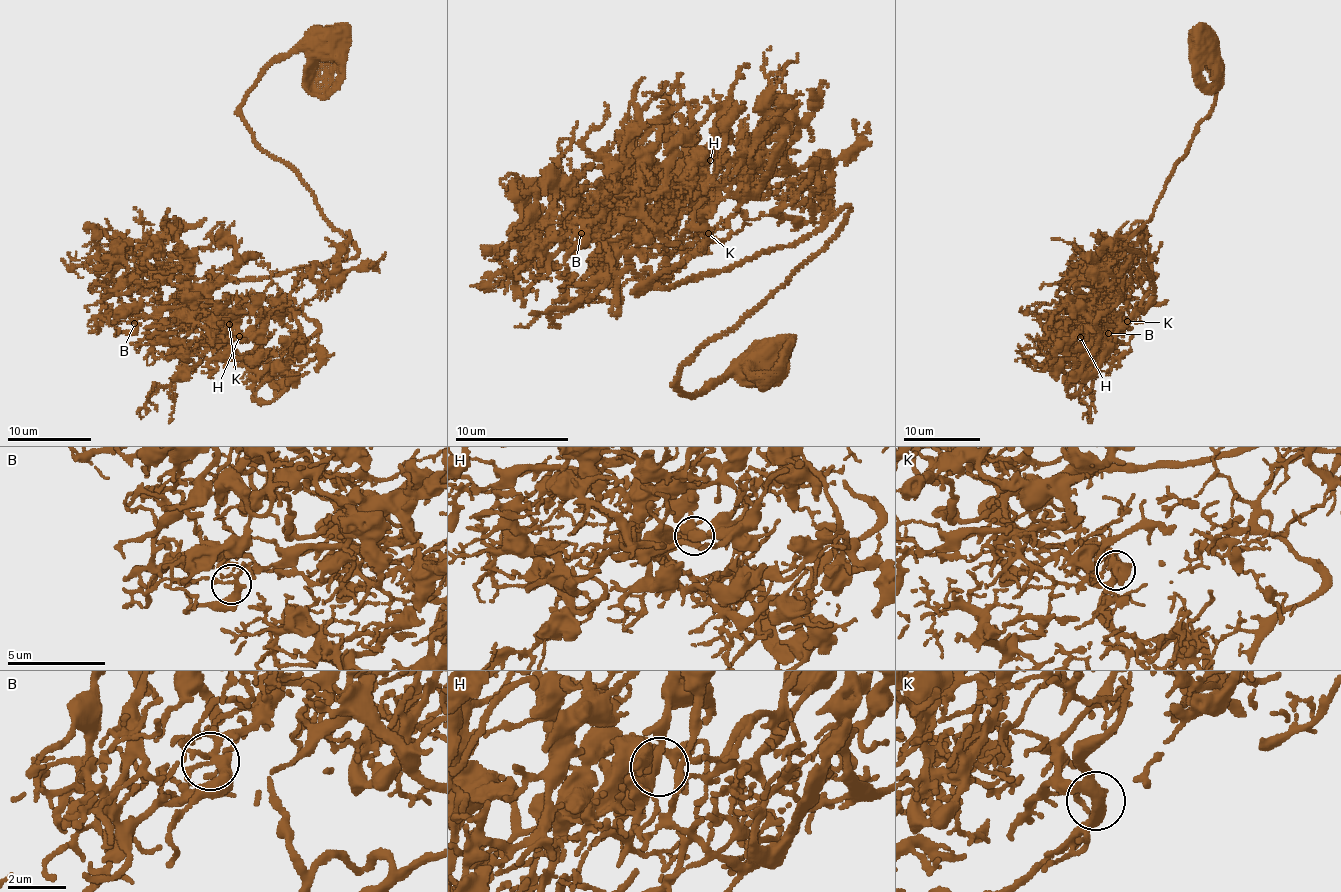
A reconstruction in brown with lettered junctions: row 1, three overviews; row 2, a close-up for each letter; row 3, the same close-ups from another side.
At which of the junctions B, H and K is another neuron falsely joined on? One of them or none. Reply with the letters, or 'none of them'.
none of them

